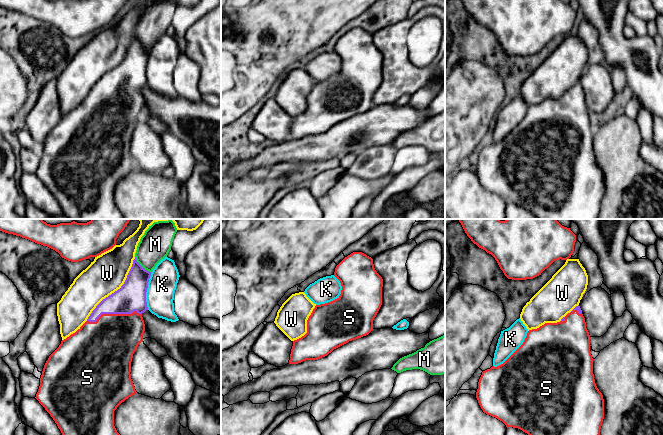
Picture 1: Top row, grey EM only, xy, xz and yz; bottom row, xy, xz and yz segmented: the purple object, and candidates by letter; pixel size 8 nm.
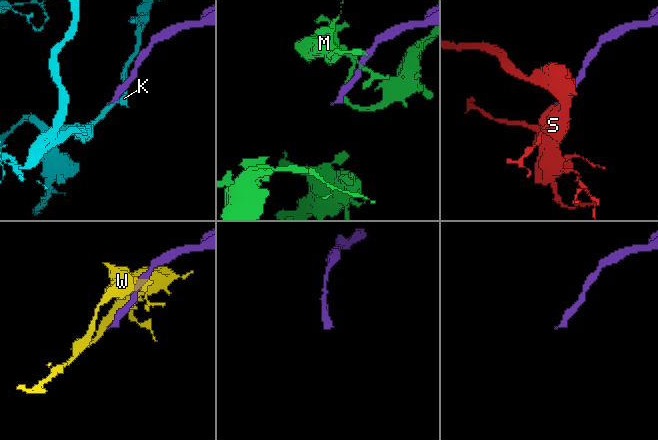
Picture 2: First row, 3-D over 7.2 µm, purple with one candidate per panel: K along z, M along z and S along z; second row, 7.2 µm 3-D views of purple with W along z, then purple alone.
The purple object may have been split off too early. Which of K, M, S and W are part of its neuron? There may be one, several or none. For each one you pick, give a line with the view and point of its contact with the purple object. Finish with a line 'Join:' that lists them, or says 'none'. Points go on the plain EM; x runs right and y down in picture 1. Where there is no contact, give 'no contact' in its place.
S: contact xy (114, 89)
Join: S

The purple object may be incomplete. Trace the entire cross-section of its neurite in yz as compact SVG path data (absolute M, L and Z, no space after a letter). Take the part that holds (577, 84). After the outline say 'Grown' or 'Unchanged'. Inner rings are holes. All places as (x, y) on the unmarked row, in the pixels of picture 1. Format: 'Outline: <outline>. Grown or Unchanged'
Outline: M576 82L570 89L557 99L545 99L537 105L529 106L523 120L501 141L482 148L478 158L476 174L484 189L502 197L507 204L522 206L537 219L598 219L600 205L604 195L604 175L596 162L593 150L593 137L590 127L590 111L586 104L585 94L580 82Z. Grown

